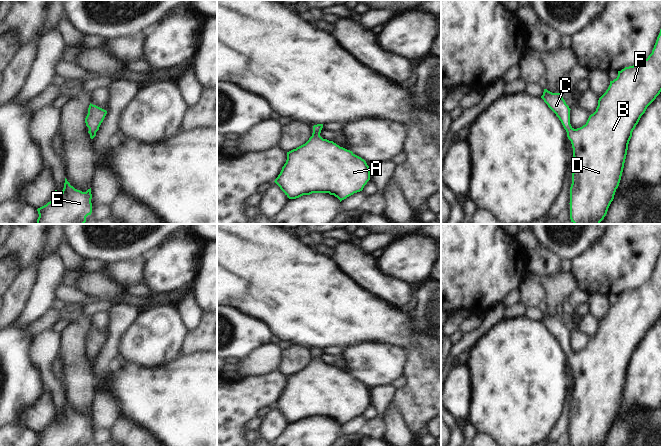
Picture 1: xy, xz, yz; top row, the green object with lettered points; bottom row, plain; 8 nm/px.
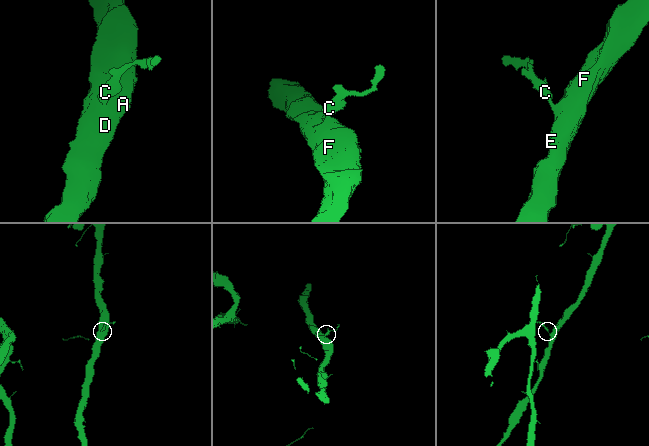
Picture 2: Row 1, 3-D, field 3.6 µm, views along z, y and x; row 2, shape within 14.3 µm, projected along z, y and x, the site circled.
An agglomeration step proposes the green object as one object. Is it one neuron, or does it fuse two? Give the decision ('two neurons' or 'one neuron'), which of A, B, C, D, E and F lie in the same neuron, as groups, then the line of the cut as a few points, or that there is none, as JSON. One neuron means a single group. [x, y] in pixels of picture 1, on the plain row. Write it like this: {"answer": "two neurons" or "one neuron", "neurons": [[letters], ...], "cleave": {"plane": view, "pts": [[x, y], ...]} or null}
{"answer": "one neuron", "neurons": [["A", "B", "C", "D", "E", "F"]], "cleave": null}

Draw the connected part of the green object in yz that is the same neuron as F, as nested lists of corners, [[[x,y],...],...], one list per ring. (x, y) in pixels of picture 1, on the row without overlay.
[[[661,253],[652,277],[648,280],[648,282],[637,289],[625,291],[621,295],[618,295],[617,302],[613,305],[610,305],[608,313],[599,322],[596,335],[589,340],[586,348],[582,351],[574,353],[571,350],[571,333],[566,328],[561,317],[552,317],[547,313],[544,313],[541,322],[561,345],[573,372],[574,392],[572,397],[569,427],[571,446],[601,446],[604,443],[621,404],[628,368],[632,361],[632,356],[638,348],[641,340],[645,337],[647,331],[656,323],[660,316]]]

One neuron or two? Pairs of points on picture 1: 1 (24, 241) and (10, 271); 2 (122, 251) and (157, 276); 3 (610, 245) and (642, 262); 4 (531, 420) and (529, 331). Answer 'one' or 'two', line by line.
1: two
2: two
3: one
4: one

